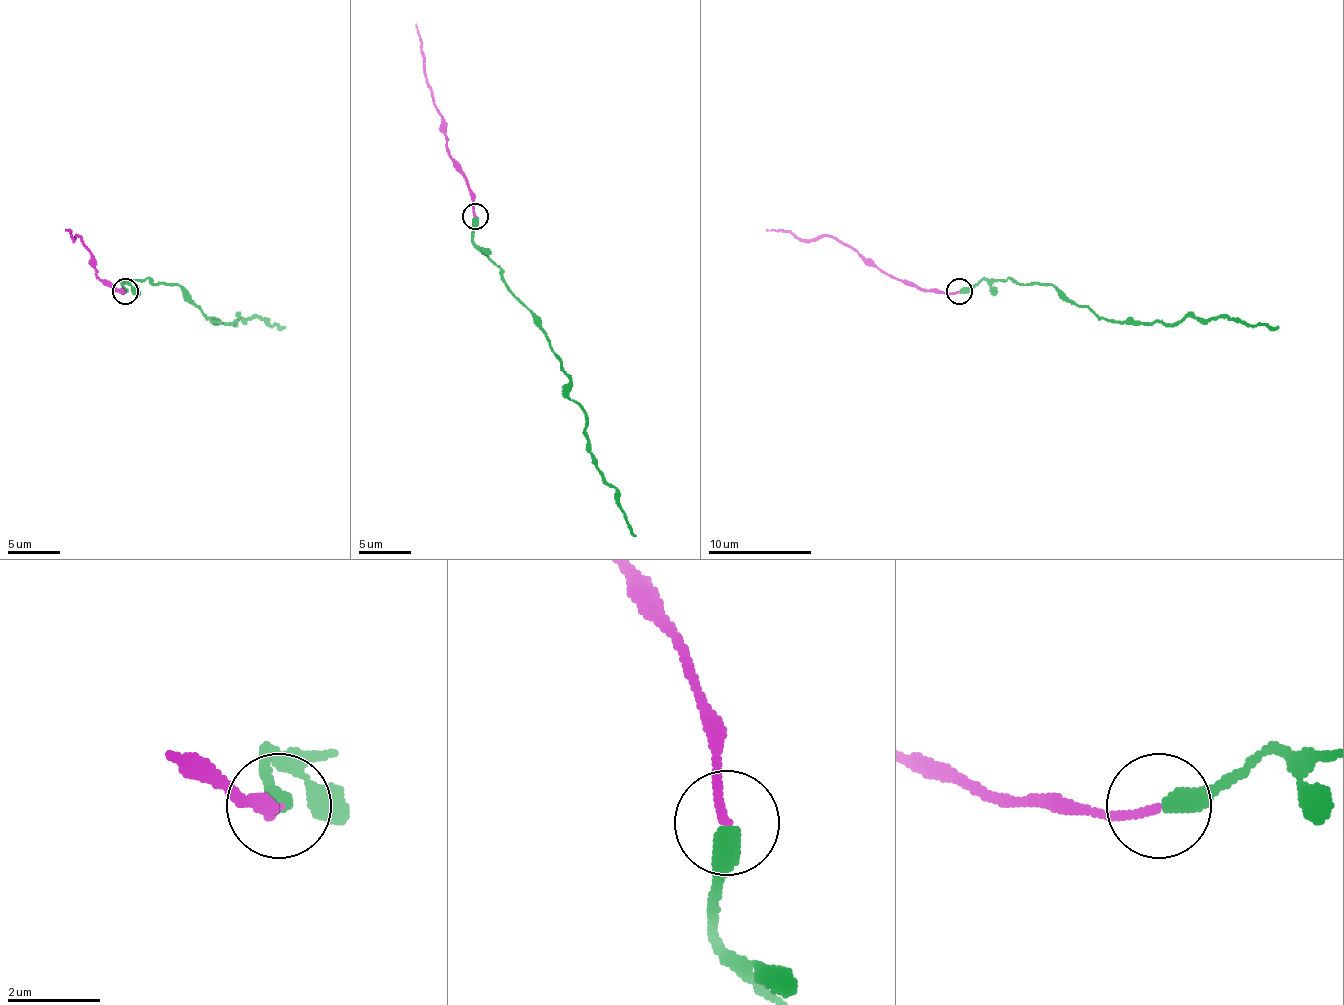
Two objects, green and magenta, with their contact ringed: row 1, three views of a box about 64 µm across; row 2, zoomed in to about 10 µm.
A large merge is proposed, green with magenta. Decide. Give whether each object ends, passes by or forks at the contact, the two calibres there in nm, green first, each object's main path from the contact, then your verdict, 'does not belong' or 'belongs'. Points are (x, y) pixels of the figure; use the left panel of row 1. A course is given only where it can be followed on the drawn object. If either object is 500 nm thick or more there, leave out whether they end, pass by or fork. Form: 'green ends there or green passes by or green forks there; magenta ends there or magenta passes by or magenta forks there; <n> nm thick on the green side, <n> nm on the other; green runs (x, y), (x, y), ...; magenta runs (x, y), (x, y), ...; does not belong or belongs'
green ends there; magenta ends there; 460 nm thick on the green side, 170 nm on the other; green runs (124, 290), (121, 280), (176, 283), (209, 319), (235, 324), (240, 316), (266, 319), (284, 327); magenta runs (124, 290), (121, 293), (98, 278), (95, 262), (80, 236), (72, 239), (70, 231), (64, 228); belongs

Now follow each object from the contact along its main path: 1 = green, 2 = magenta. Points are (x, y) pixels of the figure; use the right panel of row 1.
1: (961, 290), (1010, 278), (1051, 283), (1103, 319), (1178, 324), (1198, 316), (1279, 327)
2: (958, 290), (935, 293), (891, 278), (831, 236), (795, 239), (787, 231), (767, 228)

